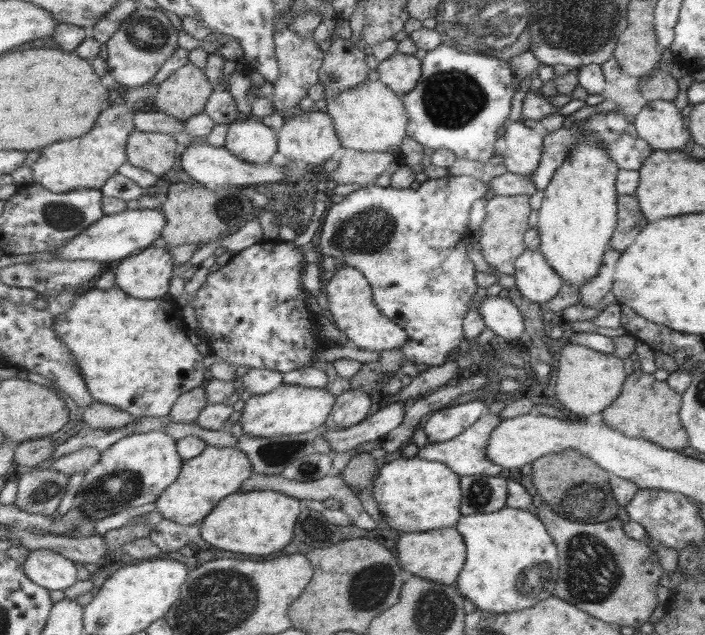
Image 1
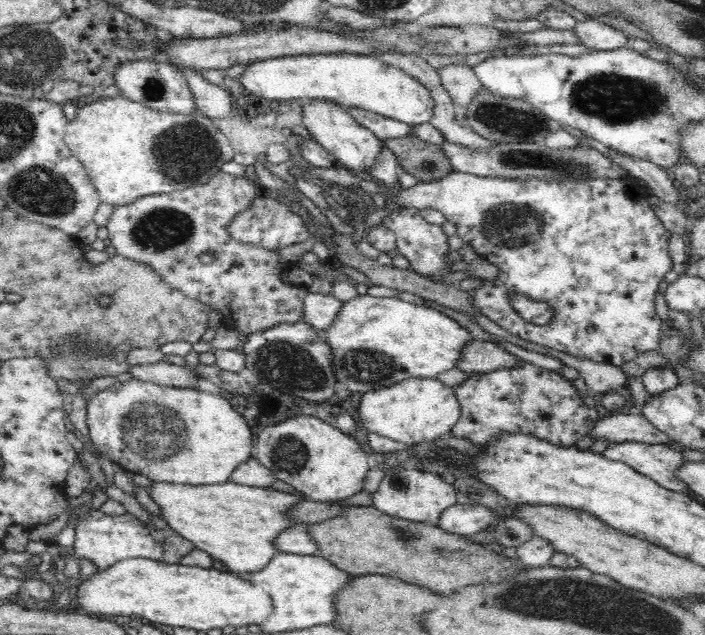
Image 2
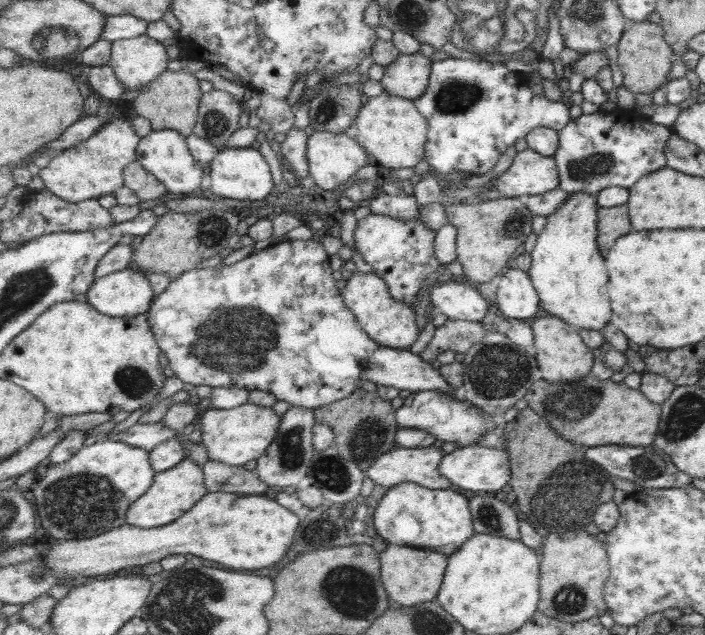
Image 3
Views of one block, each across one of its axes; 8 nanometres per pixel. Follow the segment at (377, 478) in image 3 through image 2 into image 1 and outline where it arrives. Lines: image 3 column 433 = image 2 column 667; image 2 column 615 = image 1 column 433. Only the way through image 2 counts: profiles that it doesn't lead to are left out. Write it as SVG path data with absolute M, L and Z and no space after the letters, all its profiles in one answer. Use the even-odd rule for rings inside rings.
M485 412L483 416L471 428L463 432L453 440L448 440L442 443L429 443L419 449L417 456L434 461L441 461L443 464L448 464L453 472L459 473L462 477L467 475L487 475L499 476L503 472L503 466L491 461L487 455L487 448L489 448L489 440L495 428L503 422L497 414Z

